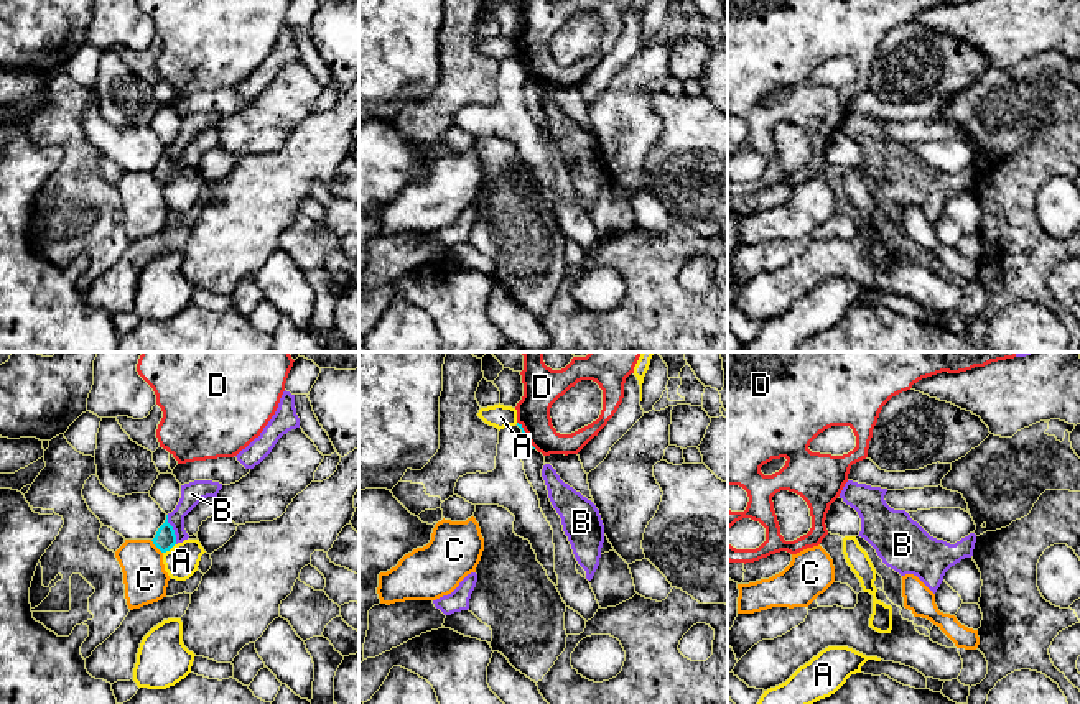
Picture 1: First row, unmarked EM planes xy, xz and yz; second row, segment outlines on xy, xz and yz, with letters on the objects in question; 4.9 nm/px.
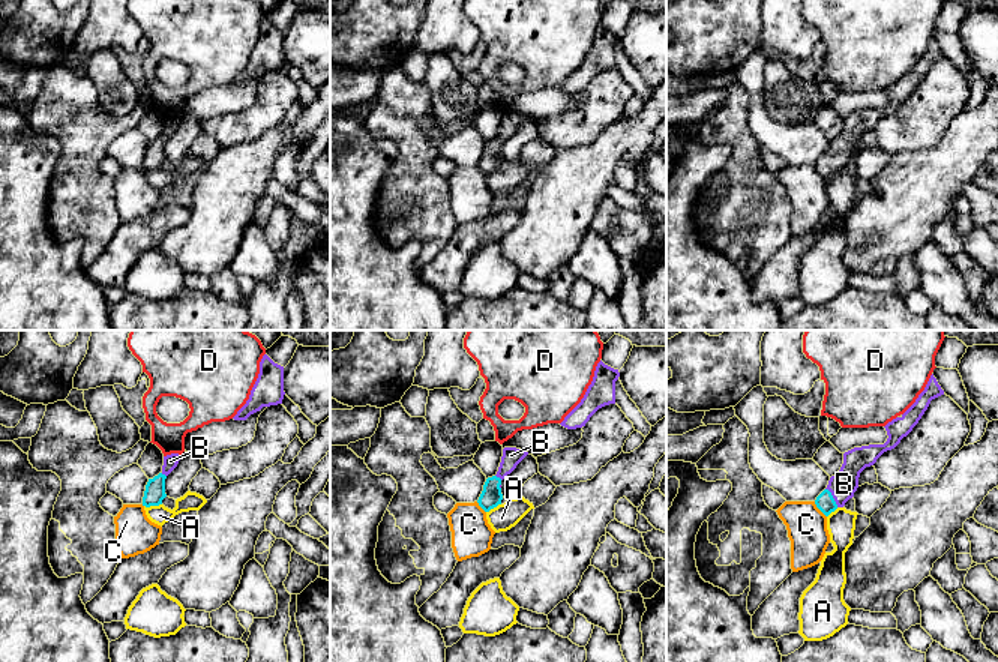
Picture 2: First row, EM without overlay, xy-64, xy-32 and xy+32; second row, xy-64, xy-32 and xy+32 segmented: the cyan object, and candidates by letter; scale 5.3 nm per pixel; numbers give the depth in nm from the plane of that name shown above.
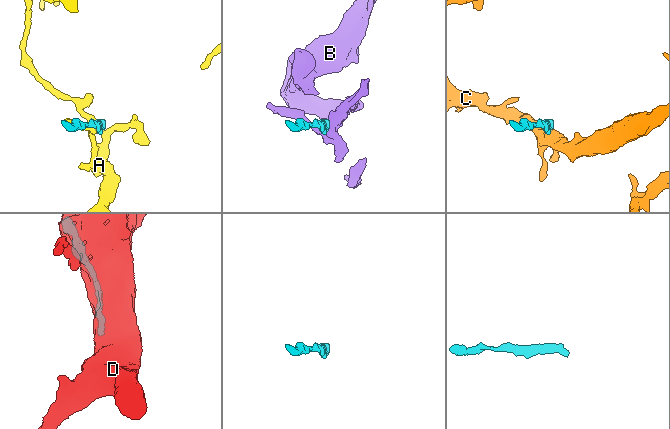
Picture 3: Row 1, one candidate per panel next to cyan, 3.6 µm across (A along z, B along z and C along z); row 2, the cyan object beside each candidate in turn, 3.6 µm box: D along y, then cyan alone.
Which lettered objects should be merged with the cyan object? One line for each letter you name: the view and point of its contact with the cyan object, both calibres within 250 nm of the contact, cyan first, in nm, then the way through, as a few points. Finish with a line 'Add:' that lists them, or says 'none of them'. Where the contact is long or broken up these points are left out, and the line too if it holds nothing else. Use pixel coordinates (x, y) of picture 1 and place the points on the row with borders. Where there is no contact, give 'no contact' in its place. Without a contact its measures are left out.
B: xy (173, 530) | 110/110 nm | across xy (165, 538), (173, 530), (175, 518), (191, 494)
Add: B

